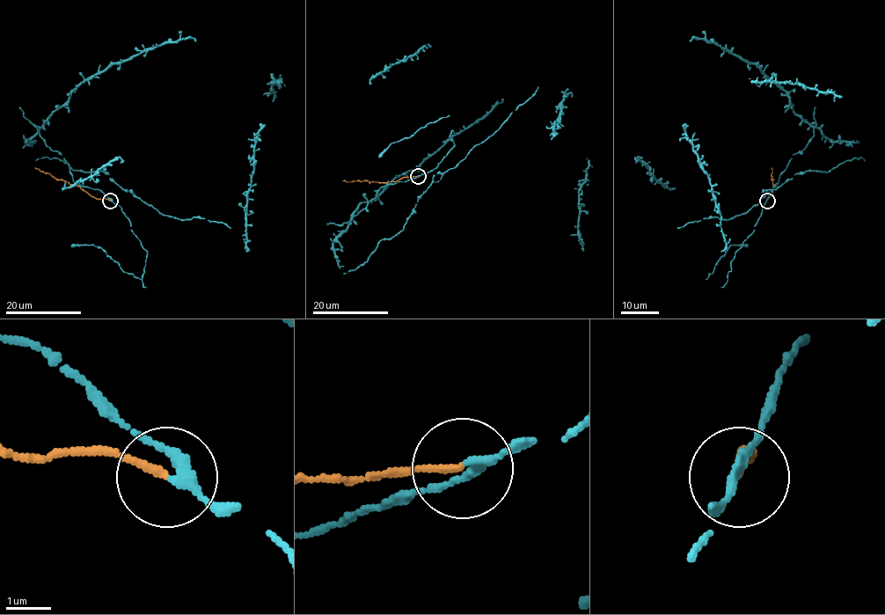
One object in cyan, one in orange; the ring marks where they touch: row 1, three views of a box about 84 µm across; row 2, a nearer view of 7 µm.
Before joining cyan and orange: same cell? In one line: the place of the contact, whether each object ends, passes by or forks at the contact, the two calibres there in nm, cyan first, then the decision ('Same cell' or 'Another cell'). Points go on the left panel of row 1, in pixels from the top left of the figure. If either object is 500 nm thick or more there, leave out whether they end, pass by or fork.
Place: (110, 201). At the ring cyan passes by. At the ring orange ends. Thickness 200 nm (cyan) against 150 nm. Another cell

